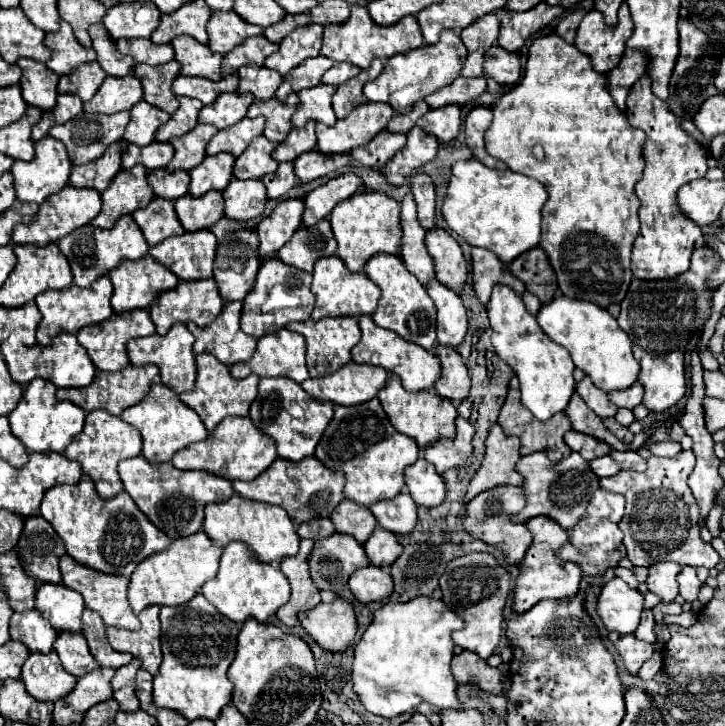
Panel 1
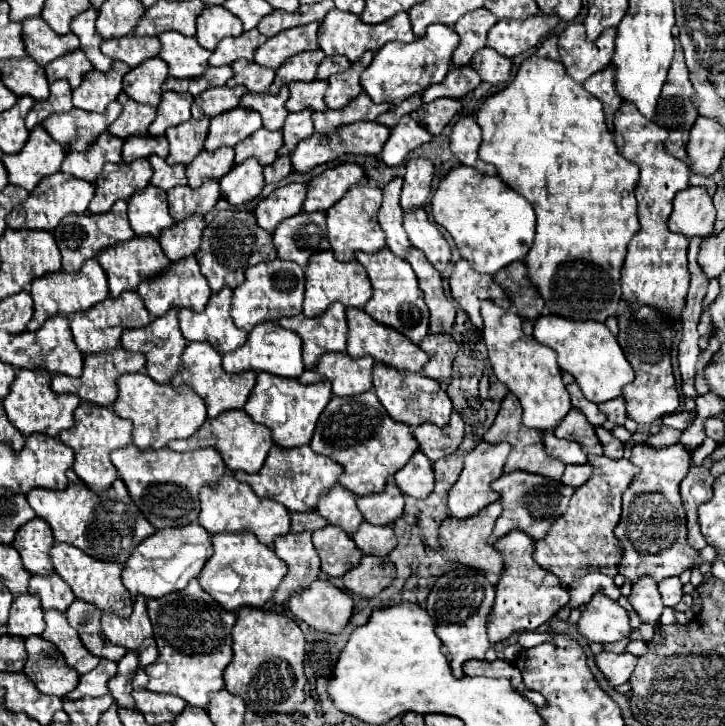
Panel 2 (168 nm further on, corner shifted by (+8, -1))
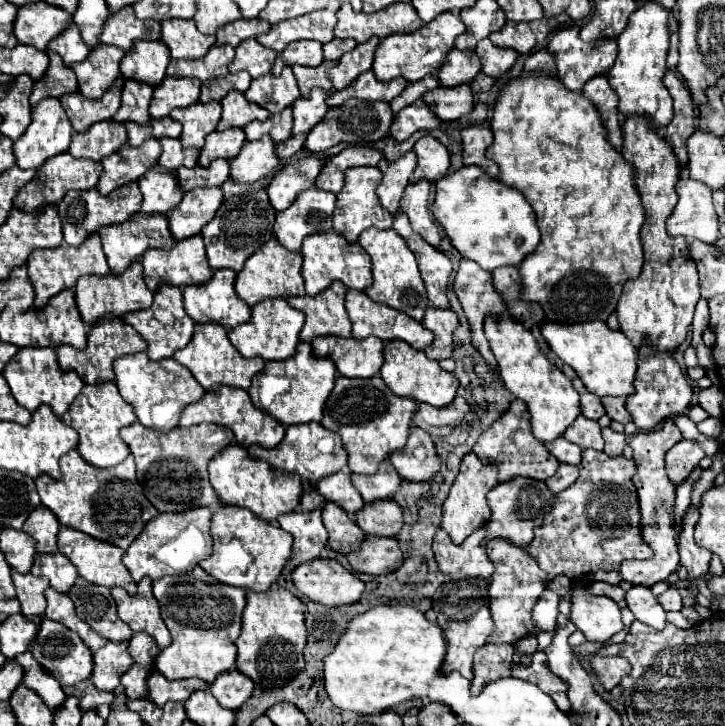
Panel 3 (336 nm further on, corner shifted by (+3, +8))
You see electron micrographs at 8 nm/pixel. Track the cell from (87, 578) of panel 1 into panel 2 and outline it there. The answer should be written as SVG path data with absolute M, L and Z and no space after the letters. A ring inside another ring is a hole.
M55 544L49 552L55 572L71 586L75 598L85 600L93 606L97 606L99 612L109 612L121 618L129 618L131 616L131 598L127 588L121 584L121 564L107 564L101 560L93 560L91 556L85 556L85 552L69 546L69 544Z

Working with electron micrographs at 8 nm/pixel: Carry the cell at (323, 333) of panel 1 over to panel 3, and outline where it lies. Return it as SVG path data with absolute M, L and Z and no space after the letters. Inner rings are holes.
M332 283L326 291L314 297L290 297L286 299L294 309L306 315L304 327L300 331L302 341L312 341L320 335L340 335L350 337L352 323L344 309L346 287L342 283Z

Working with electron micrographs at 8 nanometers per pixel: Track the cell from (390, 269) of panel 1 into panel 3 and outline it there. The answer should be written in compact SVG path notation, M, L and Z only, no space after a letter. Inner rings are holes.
M370 227L370 231L362 231L358 243L372 259L374 283L366 289L368 297L378 303L386 303L420 321L424 317L424 311L430 305L430 301L426 297L426 287L420 277L416 257L410 255L410 249L402 241L402 237L396 231L382 231L382 229Z

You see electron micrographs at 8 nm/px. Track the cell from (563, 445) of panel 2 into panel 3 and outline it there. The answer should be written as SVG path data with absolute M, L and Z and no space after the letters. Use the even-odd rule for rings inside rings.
M558 437L556 441L550 441L546 443L546 449L560 461L560 463L566 463L566 465L578 465L580 463L580 455L582 455L582 449L570 441L566 441L564 437Z

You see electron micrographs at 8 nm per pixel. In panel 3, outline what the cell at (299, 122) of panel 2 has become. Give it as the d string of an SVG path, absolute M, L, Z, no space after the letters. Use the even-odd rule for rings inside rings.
M314 89L310 91L308 97L300 97L294 101L292 111L294 111L294 127L292 127L292 135L300 135L300 133L308 133L316 123L320 123L328 111L326 105L326 97L328 91L322 89Z

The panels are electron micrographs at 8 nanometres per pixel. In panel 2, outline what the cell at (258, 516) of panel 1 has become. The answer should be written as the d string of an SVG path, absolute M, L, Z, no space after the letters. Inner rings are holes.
M233 476L221 478L217 486L207 486L201 488L201 512L199 512L199 524L209 532L209 534L219 534L219 532L243 532L249 530L257 536L261 544L271 546L277 536L285 536L289 528L289 512L285 512L283 504L277 504L267 498L257 498L257 494L251 492L247 484L241 484L233 480Z

